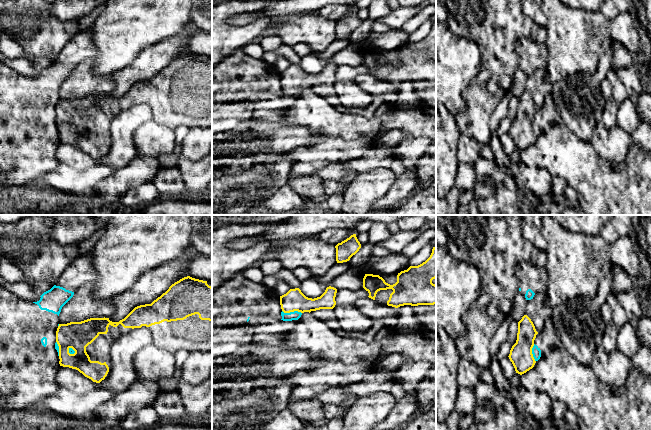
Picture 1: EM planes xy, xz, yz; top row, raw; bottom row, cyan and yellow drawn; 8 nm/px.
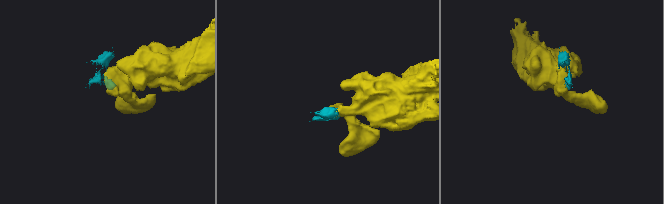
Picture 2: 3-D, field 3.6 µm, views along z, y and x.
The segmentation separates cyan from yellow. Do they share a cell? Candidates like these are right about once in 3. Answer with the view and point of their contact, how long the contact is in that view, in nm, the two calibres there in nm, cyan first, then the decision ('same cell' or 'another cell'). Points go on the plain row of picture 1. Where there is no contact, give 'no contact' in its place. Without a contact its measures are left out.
xz (292, 88) | 160 nm | 70/180 nm | another cell

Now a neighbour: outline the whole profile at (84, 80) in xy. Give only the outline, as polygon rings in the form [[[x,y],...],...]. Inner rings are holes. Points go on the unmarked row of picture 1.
[[[94,60],[80,63],[62,83],[59,100],[81,98],[90,94],[109,94],[116,84],[110,75],[101,75],[94,70]]]

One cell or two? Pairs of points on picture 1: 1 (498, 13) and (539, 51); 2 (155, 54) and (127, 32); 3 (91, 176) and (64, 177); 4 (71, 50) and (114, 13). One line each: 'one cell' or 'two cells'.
1: two cells
2: two cells
3: one cell
4: two cells

